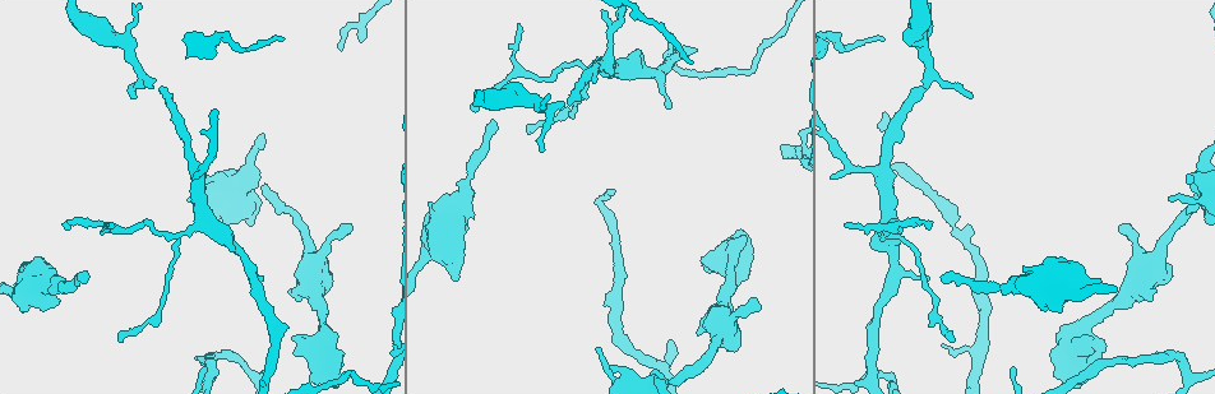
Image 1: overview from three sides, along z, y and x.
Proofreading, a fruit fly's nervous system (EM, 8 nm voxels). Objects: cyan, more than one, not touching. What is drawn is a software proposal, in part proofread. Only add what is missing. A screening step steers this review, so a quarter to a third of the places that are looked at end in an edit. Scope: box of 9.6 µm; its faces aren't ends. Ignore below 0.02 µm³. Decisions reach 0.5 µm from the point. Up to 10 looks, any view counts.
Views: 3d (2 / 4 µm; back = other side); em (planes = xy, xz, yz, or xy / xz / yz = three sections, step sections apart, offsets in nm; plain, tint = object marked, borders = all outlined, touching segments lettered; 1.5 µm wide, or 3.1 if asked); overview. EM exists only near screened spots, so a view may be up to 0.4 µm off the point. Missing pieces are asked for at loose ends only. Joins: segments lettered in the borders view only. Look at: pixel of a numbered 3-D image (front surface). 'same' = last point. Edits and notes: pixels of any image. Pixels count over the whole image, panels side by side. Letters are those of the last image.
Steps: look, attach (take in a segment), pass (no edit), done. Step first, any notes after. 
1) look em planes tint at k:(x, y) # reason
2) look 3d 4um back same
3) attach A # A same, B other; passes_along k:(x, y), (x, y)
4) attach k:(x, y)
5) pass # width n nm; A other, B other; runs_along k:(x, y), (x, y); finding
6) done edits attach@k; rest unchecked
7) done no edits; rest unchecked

look em planes borders at 1:(1126, 229)

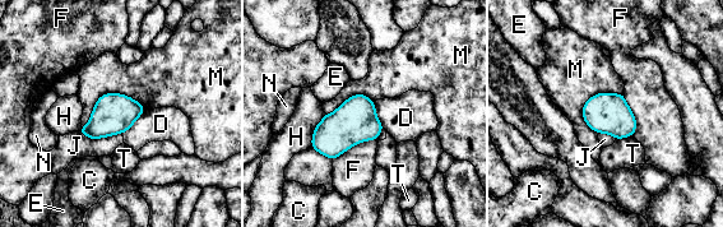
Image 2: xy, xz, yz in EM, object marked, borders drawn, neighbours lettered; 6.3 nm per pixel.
pass # width 260 nm; C other, D other, E other, F other, H other, J other, M other, N other, T other; no lettered segment goes on from it

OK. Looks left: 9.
look em planes borders at 1:(531, 132) # tapers out

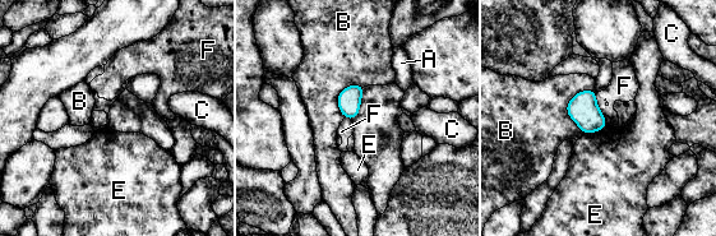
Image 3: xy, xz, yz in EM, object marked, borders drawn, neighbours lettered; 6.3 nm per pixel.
pass # longest_contact B 300 nm; A other, B other, C other, E other, F other; border 3:(595, 92), (595, 102), (603, 115); none of them fits

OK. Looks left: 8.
look 3d 2um back at 1:(1013, 367) # branch stops here

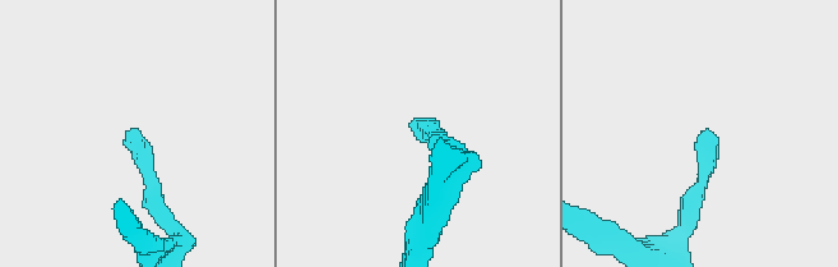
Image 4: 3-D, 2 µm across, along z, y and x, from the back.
look em yz step 4 tint at 4:(413, 125)

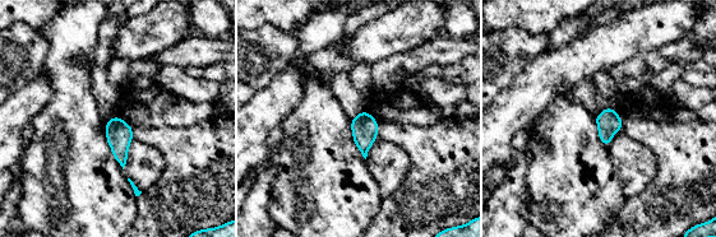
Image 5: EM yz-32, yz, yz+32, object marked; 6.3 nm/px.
look em yz step 4 borders same # see the neighbours

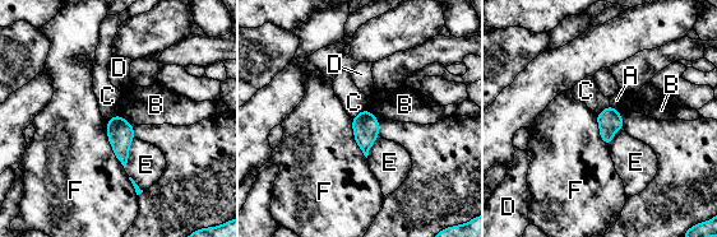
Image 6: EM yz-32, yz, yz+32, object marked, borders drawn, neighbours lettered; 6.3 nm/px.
pass # A other, B other, C other, D other, E other, F other; border 6:(134, 138), (124, 167); none of them fits

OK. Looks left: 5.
look em planes borders at 1:(926, 89) # branch stops here

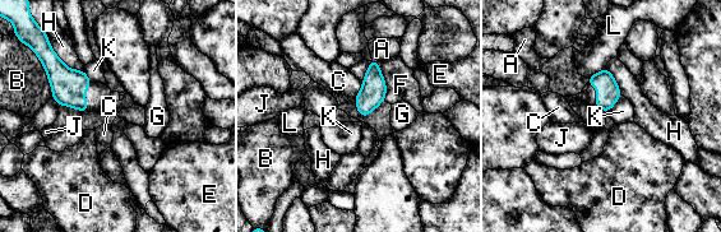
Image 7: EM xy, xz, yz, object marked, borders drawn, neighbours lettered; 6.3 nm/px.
pass # A other, B other, C other, D other, E other, F other, G other, H other, J other, K other, L other; border 7:(363, 80), (361, 89), (354, 97); none of them fits

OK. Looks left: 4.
done no edits; rest unchecked

